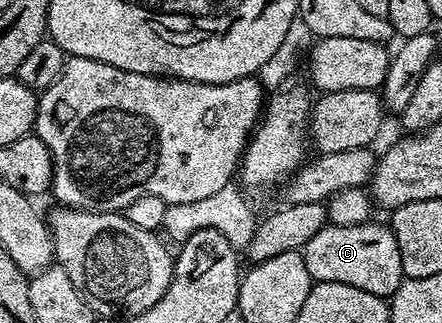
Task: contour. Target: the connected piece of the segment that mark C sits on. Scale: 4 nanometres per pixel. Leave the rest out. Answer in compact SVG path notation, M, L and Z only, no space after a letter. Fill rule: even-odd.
M367 223L356 226L336 226L326 224L300 251L304 259L304 267L308 267L311 282L327 281L328 283L348 283L348 287L360 287L360 291L368 291L377 297L387 299L394 296L402 286L402 264L400 263L400 247L396 247L396 235L389 224L374 225Z

